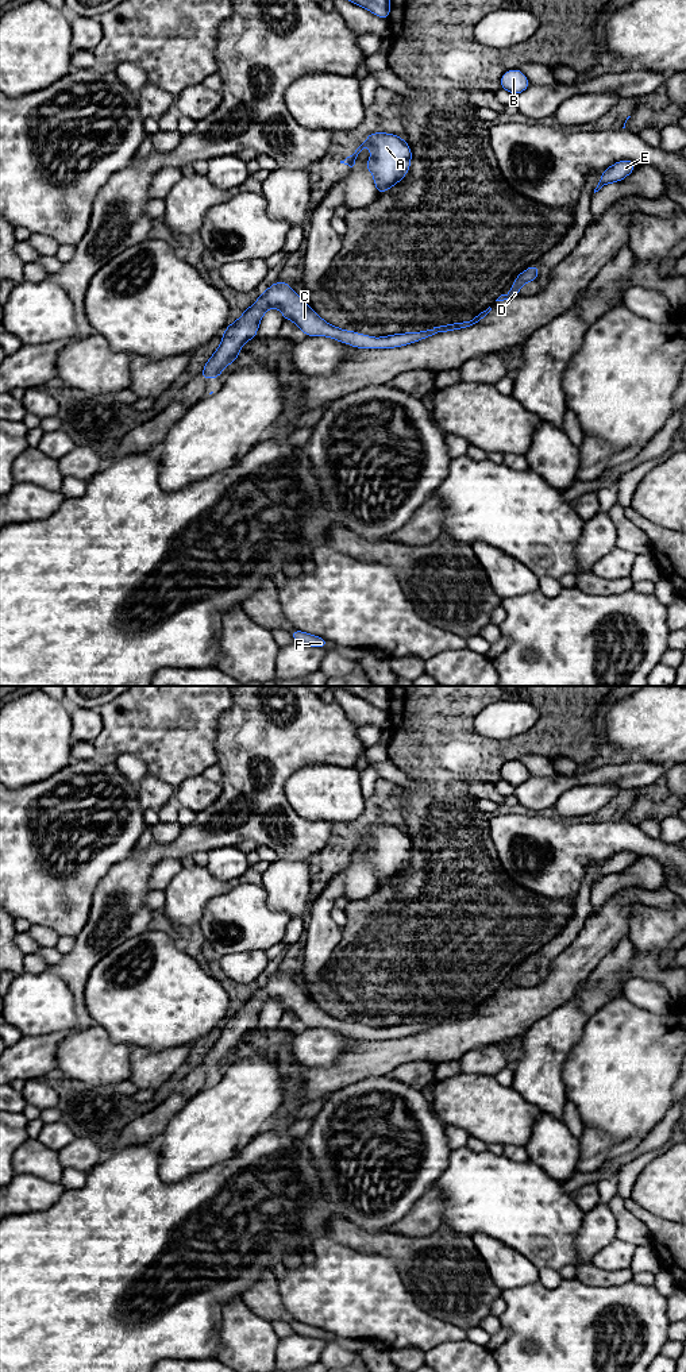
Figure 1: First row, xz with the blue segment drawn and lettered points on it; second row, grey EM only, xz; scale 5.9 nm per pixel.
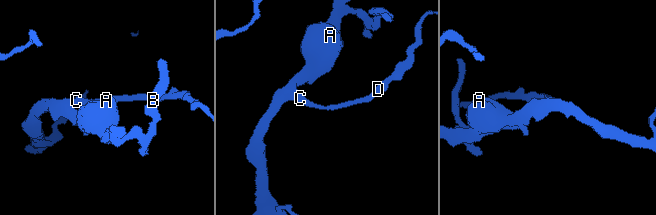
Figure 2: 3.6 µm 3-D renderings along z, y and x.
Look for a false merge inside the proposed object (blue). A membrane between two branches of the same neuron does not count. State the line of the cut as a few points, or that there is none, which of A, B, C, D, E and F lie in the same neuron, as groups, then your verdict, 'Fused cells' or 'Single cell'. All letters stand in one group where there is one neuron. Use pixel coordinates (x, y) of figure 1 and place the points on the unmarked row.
No split. Groups: A B C D E F. Single cell

